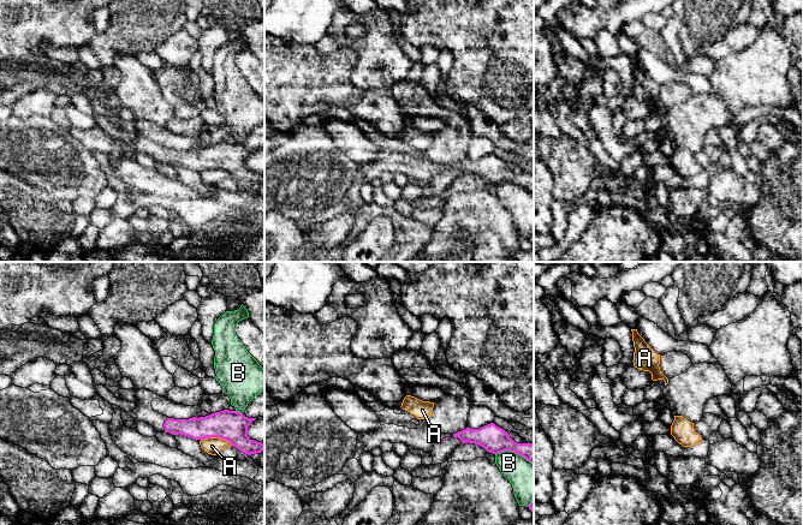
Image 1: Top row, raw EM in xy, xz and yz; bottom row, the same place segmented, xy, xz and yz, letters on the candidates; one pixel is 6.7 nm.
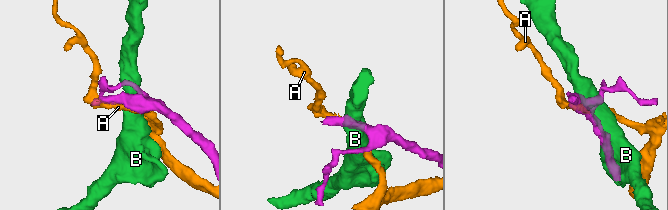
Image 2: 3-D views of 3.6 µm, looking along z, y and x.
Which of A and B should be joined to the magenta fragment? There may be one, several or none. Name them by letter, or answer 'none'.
none

